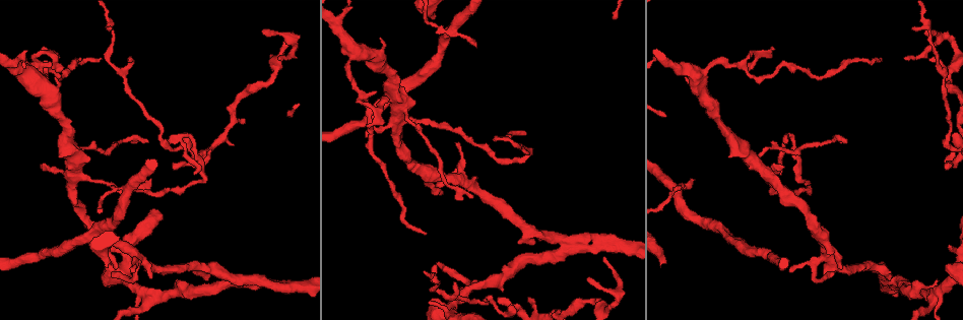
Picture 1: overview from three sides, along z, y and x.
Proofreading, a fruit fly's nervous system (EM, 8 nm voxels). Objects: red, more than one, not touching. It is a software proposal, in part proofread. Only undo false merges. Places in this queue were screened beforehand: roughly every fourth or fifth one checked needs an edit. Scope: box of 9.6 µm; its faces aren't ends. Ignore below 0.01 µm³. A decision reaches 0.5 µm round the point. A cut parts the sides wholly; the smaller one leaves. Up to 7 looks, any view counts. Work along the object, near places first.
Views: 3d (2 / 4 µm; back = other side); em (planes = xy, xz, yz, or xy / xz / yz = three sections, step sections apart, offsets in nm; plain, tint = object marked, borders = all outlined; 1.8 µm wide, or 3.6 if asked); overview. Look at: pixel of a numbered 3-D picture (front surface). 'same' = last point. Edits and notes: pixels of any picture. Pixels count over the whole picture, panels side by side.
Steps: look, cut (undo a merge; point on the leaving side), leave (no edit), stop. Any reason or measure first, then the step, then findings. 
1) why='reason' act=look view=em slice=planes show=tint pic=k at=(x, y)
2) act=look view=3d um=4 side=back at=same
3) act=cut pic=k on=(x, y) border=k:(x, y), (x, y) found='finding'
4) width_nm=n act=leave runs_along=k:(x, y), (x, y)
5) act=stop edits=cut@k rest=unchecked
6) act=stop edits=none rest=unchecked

why='sharp bend' act=look view=em slice=yz step=16 show=tint pic=1 at=(510, 142)

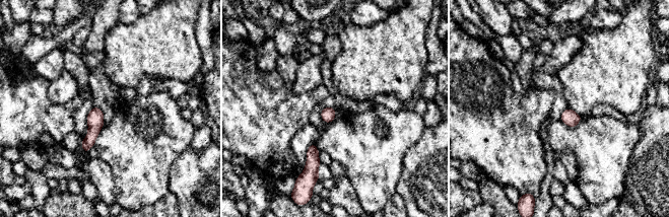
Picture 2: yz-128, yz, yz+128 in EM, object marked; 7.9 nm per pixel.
act=look view=em slice=xy step=16 show=tint at=same

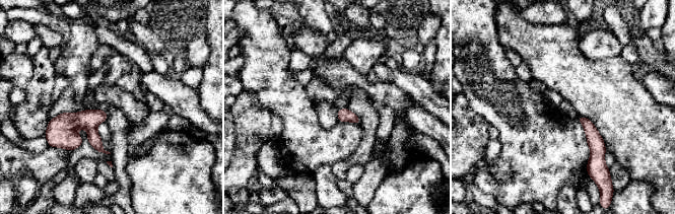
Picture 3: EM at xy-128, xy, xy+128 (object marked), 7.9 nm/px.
act=leave runs_along=3:(582, 119), (594, 138), (592, 160) found='continuous, no second neuron'

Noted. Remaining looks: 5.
why='sharp bend' act=look view=em slice=yz step=4 show=tint pic=1 at=(456, 171)

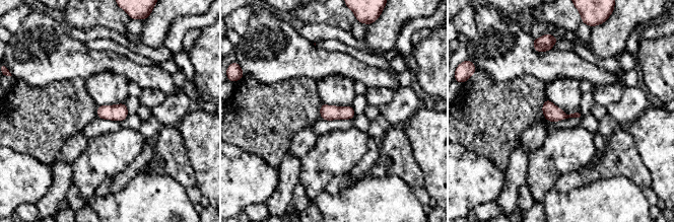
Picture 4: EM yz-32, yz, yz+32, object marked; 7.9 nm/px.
act=look view=em slice=planes show=borders at=same

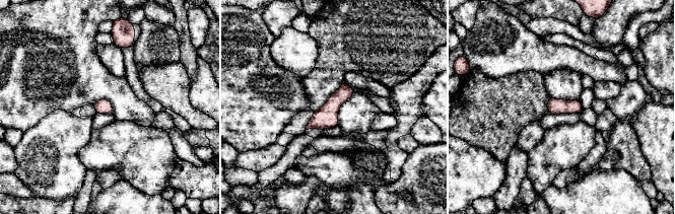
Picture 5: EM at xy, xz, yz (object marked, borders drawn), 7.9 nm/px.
width_nm=110 act=leave found='one neuron here'

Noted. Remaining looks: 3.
why='three-way junction' act=look view=em slice=xy step=16 show=plain pic=1 at=(125, 191)

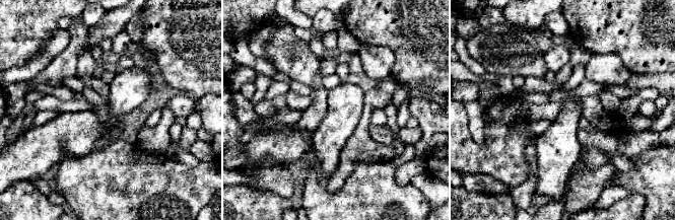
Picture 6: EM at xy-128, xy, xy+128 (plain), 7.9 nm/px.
why='with the object marked' act=look view=em slice=xy step=16 show=tint at=same

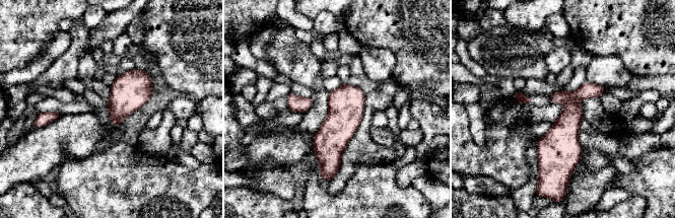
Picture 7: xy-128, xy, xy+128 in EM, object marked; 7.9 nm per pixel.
act=cut pic=7 on=(588, 90) border=7:(579, 98), (566, 98), (563, 101) found='two neurons meet here'

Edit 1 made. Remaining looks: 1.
act=stop edits=cut@7 rest=unchecked

